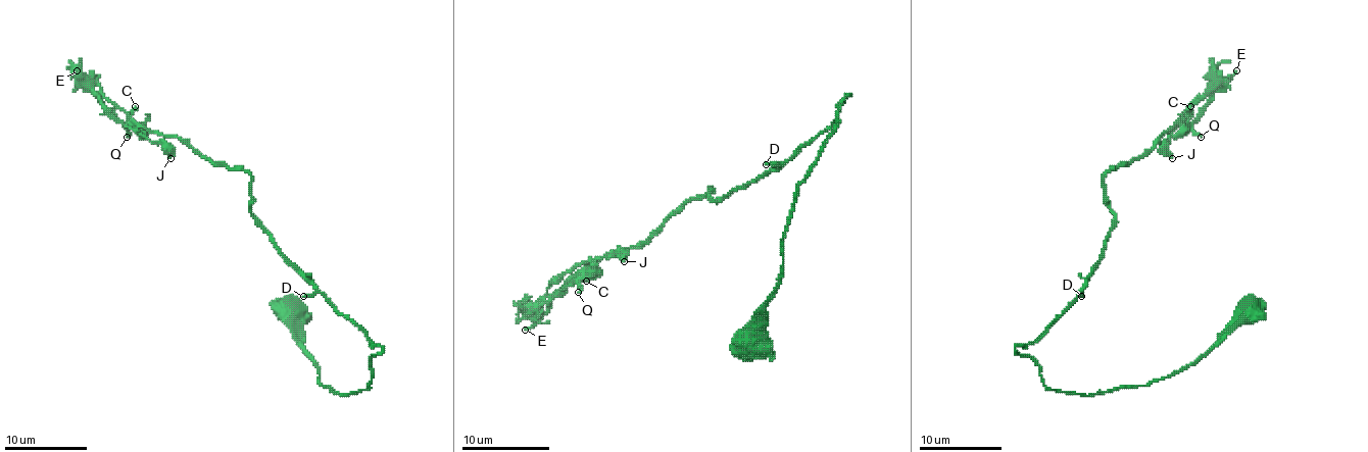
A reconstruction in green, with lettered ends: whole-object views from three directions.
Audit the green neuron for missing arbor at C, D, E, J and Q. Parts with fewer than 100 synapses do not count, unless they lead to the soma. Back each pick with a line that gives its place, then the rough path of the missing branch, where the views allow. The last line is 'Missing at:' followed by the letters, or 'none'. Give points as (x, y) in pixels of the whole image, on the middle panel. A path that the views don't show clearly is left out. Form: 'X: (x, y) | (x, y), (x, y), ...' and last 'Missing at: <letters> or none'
D: (766, 164) | (766, 164), (728, 147), (723, 149), (726, 153), (730, 151), (728, 155), (732, 151), (772, 151), (774, 155)
Missing at: D

